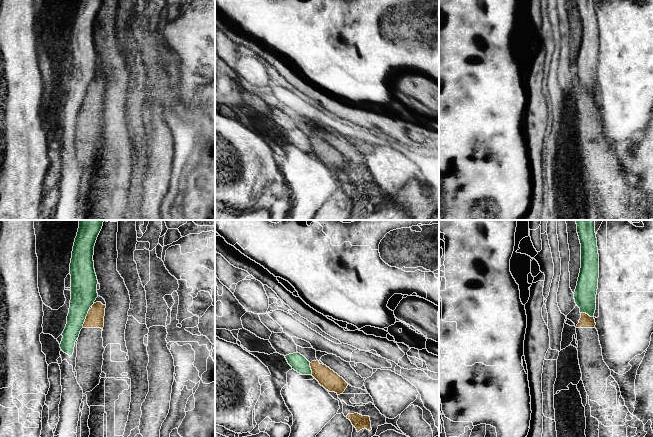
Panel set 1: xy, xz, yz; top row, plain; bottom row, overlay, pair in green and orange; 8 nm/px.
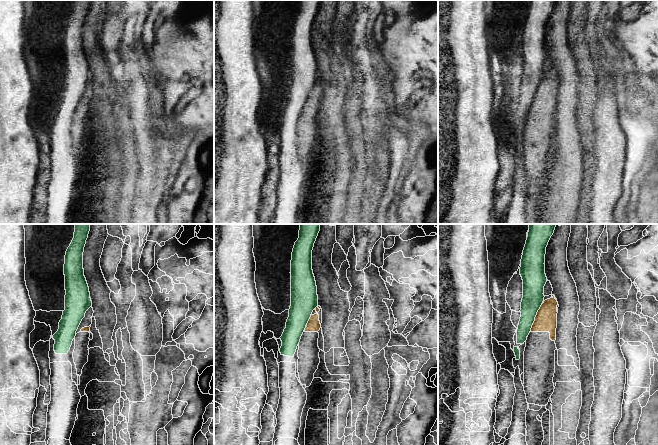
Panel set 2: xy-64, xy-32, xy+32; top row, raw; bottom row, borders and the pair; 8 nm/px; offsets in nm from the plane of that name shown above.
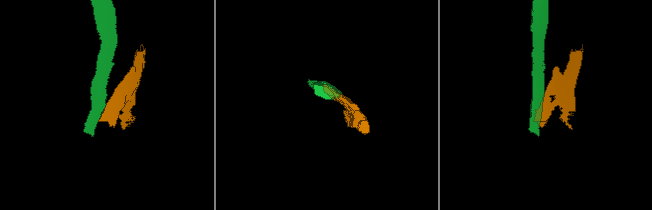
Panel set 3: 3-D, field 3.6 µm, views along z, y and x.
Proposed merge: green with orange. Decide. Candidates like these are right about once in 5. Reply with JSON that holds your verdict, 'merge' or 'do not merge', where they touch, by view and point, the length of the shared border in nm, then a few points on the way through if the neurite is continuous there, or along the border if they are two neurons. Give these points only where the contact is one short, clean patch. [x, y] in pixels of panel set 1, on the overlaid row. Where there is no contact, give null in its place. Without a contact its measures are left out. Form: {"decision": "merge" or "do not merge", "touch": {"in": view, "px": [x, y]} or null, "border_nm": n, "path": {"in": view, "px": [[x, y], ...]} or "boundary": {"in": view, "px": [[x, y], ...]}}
{"decision": "do not merge", "touch": {"in": "xy", "px": [85, 318]}, "border_nm": 160, "boundary": {"in": "xy", "px": [[89, 310], [82, 327]]}}

